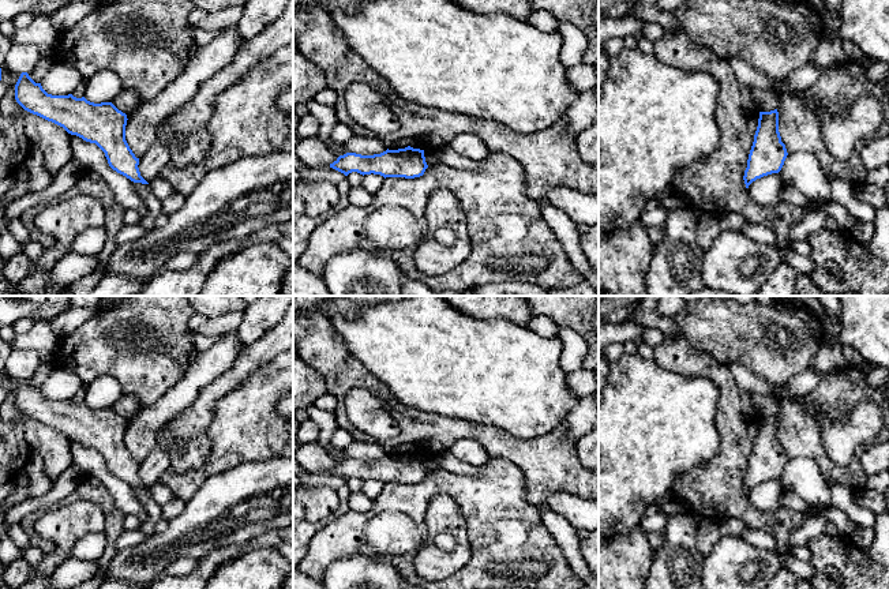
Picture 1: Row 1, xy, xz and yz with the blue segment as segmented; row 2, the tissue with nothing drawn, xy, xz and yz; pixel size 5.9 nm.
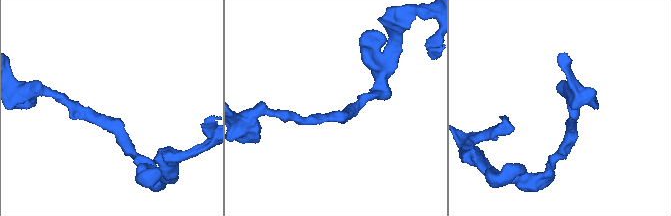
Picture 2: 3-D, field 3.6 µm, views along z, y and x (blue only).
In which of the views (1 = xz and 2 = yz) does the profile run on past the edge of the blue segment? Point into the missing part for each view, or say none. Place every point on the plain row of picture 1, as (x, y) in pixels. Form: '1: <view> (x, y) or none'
1: none
2: none

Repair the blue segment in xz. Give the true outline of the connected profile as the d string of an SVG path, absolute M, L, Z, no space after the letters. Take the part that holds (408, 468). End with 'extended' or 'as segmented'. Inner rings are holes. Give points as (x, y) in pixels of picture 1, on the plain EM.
M410 451L398 455L386 455L380 459L361 461L346 458L340 461L330 473L348 481L352 477L360 480L380 480L386 483L415 484L424 480L428 473L424 455Z; as segmented

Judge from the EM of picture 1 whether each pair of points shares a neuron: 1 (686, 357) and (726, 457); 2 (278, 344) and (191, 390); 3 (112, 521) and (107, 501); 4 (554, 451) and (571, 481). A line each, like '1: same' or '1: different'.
1: same
2: different
3: same
4: same

